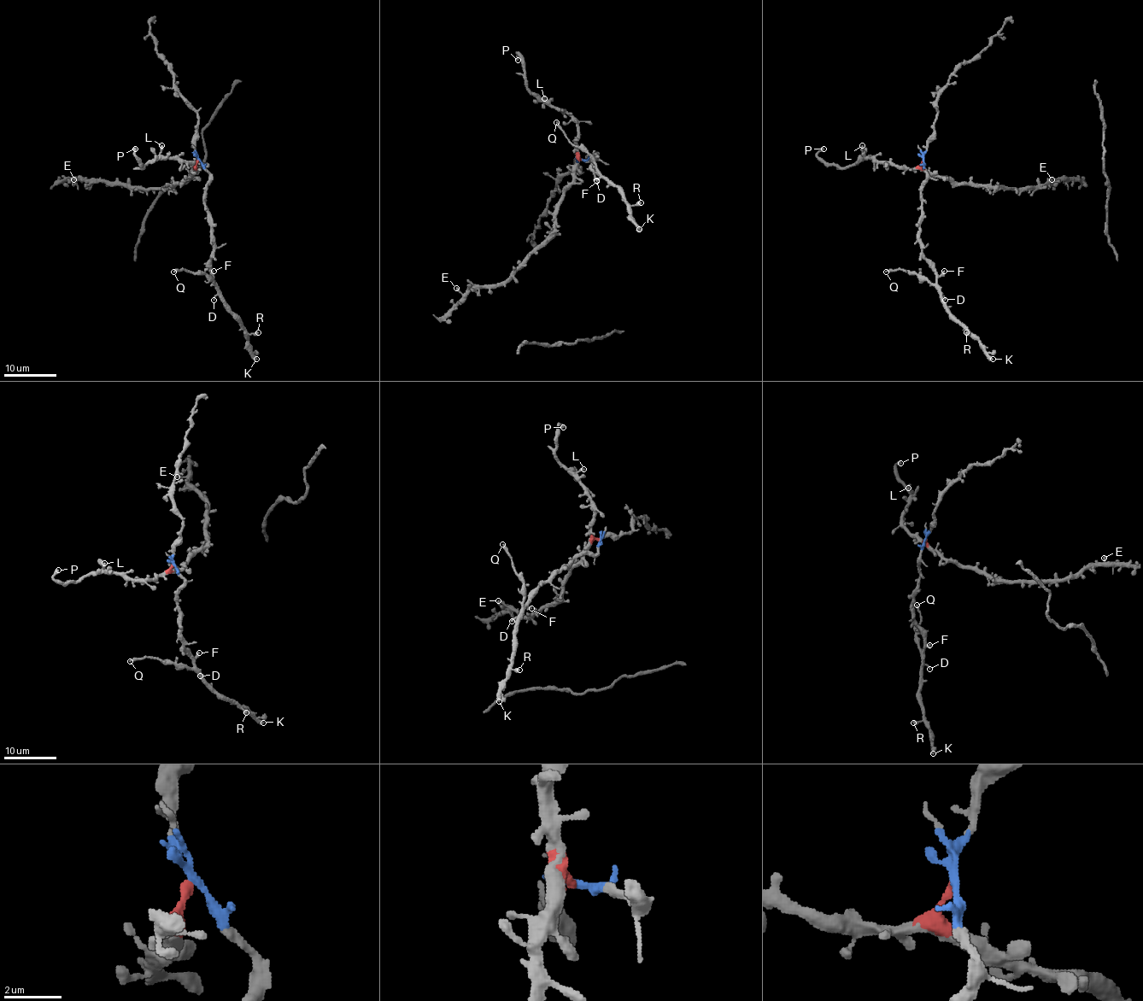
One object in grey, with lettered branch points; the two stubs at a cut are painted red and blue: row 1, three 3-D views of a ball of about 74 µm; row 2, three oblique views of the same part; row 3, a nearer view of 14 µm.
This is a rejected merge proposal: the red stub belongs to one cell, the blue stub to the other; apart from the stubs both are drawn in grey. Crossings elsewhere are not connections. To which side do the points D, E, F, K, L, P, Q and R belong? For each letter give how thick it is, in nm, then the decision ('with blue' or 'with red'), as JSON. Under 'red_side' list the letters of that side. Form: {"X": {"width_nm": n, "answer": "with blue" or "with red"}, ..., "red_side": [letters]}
{"D": {"width_nm": 180, "answer": "with blue"}, "E": {"width_nm": 360, "answer": "with red"}, "F": {"width_nm": 320, "answer": "with blue"}, "K": {"width_nm": 420, "answer": "with blue"}, "L": {"width_nm": 340, "answer": "with red"}, "P": {"width_nm": 400, "answer": "with red"}, "Q": {"width_nm": 240, "answer": "with blue"}, "R": {"width_nm": 480, "answer": "with blue"}, "red_side": ["E", "L", "P"]}

